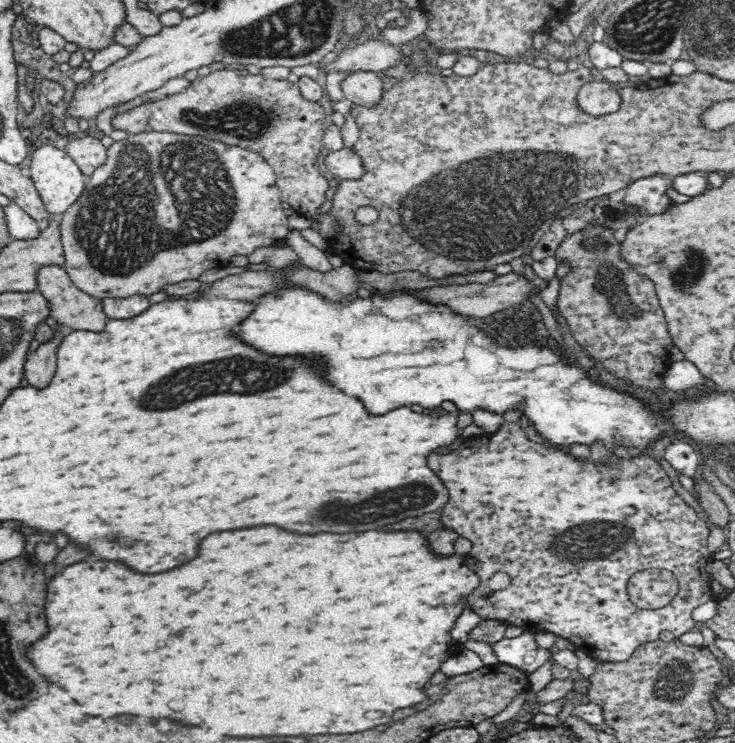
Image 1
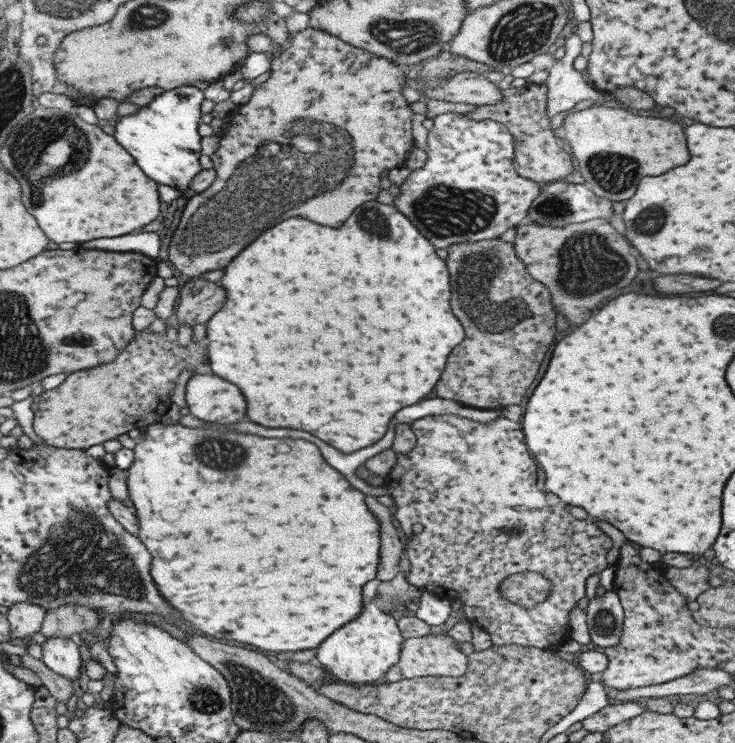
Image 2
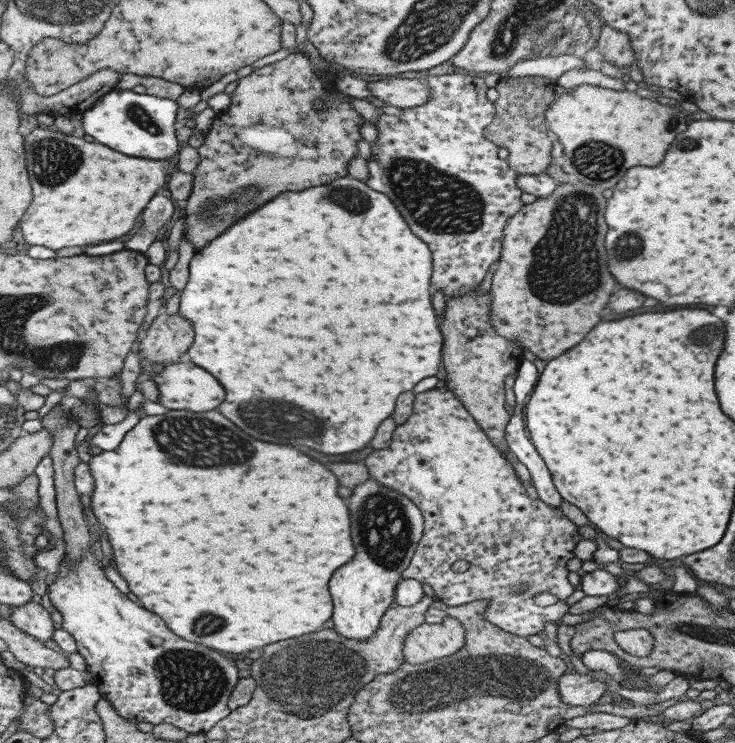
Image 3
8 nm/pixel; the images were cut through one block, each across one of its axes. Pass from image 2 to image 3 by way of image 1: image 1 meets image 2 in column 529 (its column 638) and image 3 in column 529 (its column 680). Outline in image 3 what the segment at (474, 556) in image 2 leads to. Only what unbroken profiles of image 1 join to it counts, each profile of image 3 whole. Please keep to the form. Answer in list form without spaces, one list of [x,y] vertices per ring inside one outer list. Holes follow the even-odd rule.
[[[445,386],[419,392],[415,396],[411,416],[393,430],[389,448],[372,451],[363,461],[369,476],[384,487],[401,490],[401,494],[405,494],[421,510],[424,520],[421,538],[401,578],[429,584],[443,608],[486,600],[483,618],[520,637],[543,635],[545,622],[558,622],[567,612],[565,598],[574,589],[567,581],[565,562],[574,557],[573,547],[581,540],[578,527],[557,508],[529,499],[513,468],[499,456],[495,446],[491,446],[481,428],[465,412],[456,394]],[[457,560],[465,560],[469,567],[464,572],[451,571],[451,564]],[[541,592],[553,594],[558,598],[557,602],[545,607],[535,605],[531,598]]]

